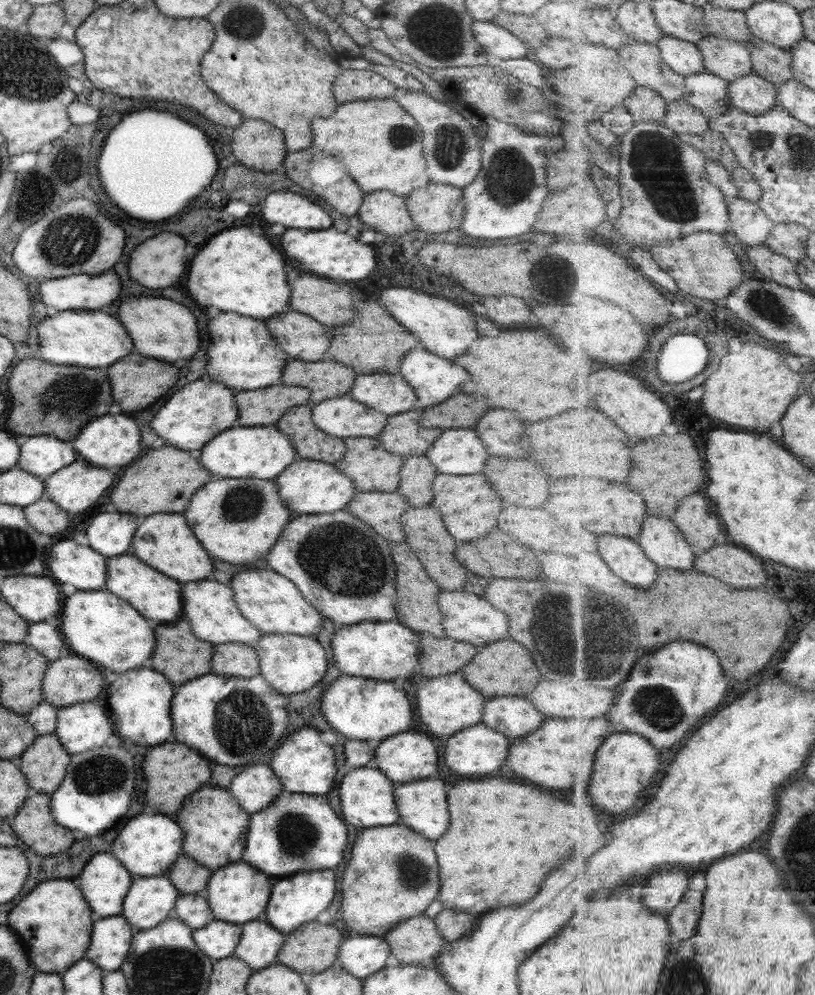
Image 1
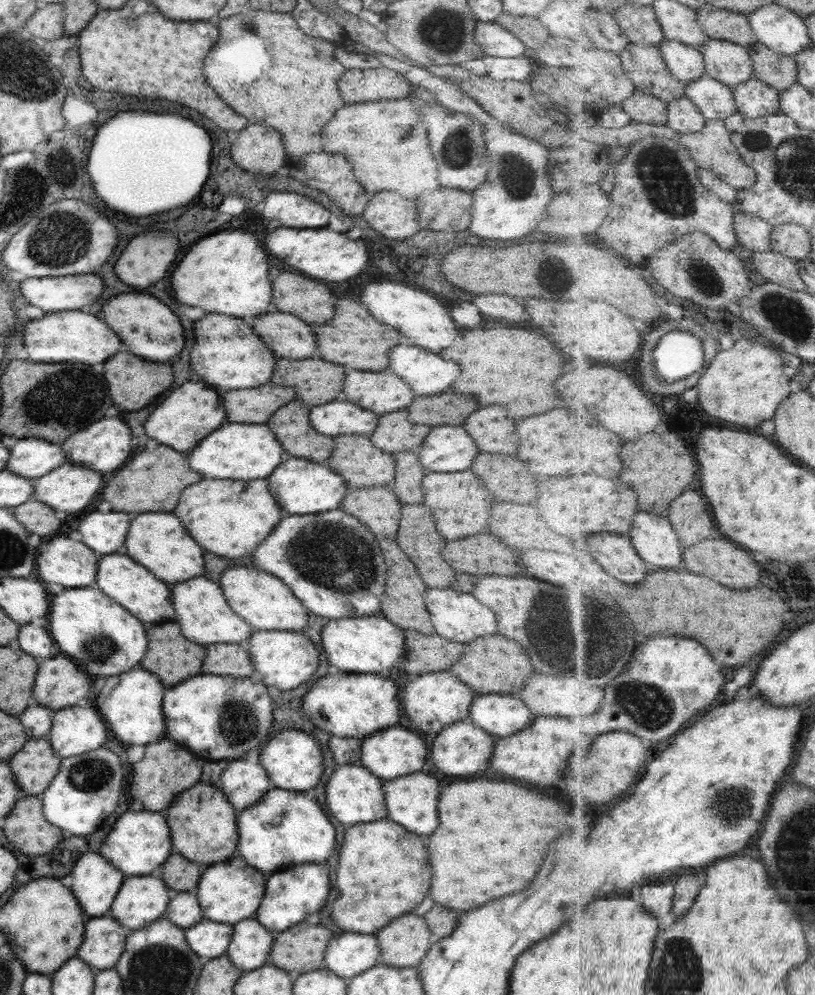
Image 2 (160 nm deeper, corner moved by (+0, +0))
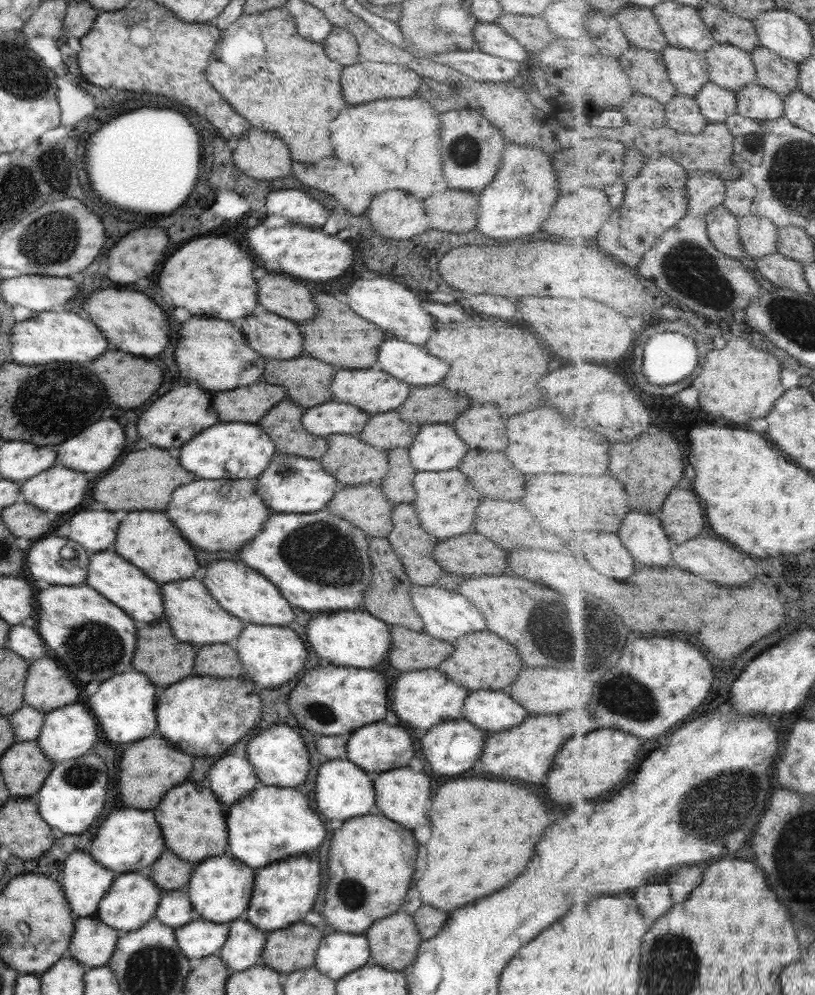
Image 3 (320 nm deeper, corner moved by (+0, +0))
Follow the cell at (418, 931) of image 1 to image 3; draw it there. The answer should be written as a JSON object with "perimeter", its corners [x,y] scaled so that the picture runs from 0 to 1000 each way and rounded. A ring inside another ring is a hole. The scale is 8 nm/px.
{"perimeter":[[[494,914],[463,924],[445,940],[453,954],[452,968],[477,976],[493,976],[503,970],[515,948],[504,919]]]}

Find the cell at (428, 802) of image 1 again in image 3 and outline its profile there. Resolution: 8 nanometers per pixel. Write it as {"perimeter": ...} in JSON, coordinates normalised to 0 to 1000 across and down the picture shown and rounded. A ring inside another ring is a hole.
{"perimeter":[[[485,772],[456,780],[460,812],[472,822],[494,832],[521,830],[521,806],[526,804],[526,782],[519,776],[504,776],[499,772]]]}

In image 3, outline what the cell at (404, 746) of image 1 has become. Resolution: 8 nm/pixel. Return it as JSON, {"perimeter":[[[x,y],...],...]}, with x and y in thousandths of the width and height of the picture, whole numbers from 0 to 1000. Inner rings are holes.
{"perimeter":[[[472,724],[449,728],[434,734],[422,748],[425,763],[438,769],[445,776],[472,776],[483,770],[499,770],[499,764],[507,760],[507,746],[502,738],[487,730],[475,730]]]}

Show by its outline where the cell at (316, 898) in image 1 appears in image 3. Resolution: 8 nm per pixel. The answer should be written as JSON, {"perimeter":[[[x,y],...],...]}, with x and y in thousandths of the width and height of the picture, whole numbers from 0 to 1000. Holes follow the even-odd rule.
{"perimeter":[[[374,859],[350,861],[350,864],[342,864],[312,876],[310,894],[298,924],[325,939],[353,933],[355,929],[371,925],[389,902],[394,888],[394,876],[389,866],[377,864]]]}

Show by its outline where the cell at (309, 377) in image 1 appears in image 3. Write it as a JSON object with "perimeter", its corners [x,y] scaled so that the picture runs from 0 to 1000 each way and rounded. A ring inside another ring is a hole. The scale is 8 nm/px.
{"perimeter":[[[360,360],[360,362],[325,362],[320,382],[328,386],[347,388],[350,396],[372,410],[384,406],[396,406],[406,402],[404,384],[409,370],[384,362],[384,360]]]}

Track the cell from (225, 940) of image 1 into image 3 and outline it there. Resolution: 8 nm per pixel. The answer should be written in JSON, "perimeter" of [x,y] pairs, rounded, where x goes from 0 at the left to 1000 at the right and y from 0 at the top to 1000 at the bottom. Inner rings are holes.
{"perimeter":[[[238,922],[234,927],[213,935],[213,942],[222,956],[233,967],[247,965],[250,961],[266,959],[279,945],[281,928],[260,929]]]}

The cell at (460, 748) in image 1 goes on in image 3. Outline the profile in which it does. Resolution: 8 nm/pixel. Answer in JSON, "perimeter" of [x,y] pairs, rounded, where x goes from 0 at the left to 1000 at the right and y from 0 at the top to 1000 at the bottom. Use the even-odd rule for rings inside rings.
{"perimeter":[[[553,724],[553,726],[530,730],[514,744],[519,764],[526,768],[526,772],[534,778],[541,778],[541,780],[556,780],[556,778],[563,778],[580,770],[583,764],[588,762],[588,758],[591,757],[590,750],[593,749],[593,736],[580,732],[571,724]]]}

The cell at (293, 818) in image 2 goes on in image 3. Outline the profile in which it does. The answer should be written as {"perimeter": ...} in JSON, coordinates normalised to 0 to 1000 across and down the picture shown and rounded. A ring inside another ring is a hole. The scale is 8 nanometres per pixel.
{"perimeter":[[[318,789],[279,812],[276,826],[281,856],[308,873],[353,860],[374,859],[399,842],[399,832],[384,818],[384,812],[379,812],[374,798],[361,792]]]}

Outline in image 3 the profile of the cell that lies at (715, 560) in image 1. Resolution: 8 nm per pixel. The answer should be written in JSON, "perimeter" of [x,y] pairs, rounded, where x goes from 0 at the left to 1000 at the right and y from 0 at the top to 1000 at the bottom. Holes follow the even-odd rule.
{"perimeter":[[[853,541],[840,547],[827,547],[826,551],[826,561],[836,571],[867,583],[909,589],[924,581],[914,569],[914,557],[887,543]]]}

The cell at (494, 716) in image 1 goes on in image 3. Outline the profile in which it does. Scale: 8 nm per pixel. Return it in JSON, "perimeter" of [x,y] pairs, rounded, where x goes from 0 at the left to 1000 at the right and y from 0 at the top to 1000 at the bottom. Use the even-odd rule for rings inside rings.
{"perimeter":[[[588,692],[571,699],[566,722],[575,724],[585,732],[610,736],[639,728],[644,720],[644,714],[623,697]]]}

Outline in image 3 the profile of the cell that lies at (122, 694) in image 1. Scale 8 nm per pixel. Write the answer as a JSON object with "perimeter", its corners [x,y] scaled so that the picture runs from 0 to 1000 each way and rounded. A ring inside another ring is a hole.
{"perimeter":[[[151,675],[121,687],[119,695],[109,699],[109,712],[121,728],[121,736],[134,746],[168,746],[190,734],[190,691],[171,675]]]}

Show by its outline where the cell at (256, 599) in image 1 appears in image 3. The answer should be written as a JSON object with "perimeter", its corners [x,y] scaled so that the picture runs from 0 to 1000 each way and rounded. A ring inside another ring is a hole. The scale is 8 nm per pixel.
{"perimeter":[[[266,563],[254,567],[247,587],[276,615],[291,620],[301,628],[310,626],[347,629],[360,621],[357,608],[342,597],[340,590],[328,585],[320,577],[315,577],[315,574],[310,575],[310,572],[296,563],[293,565]]]}

